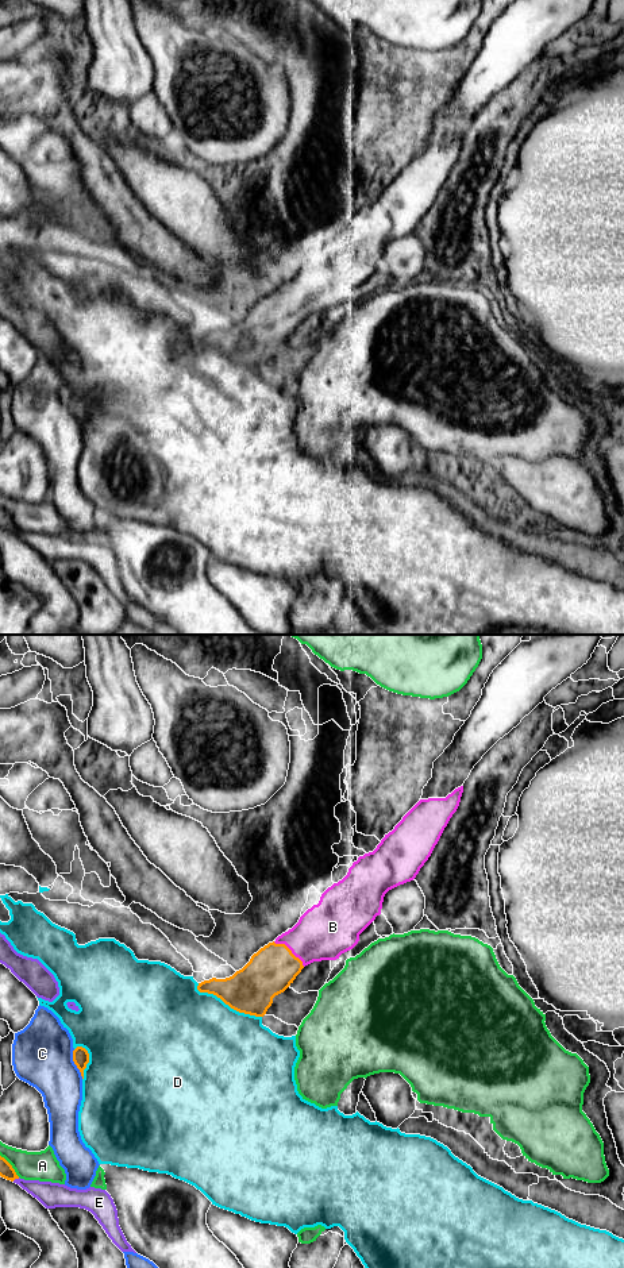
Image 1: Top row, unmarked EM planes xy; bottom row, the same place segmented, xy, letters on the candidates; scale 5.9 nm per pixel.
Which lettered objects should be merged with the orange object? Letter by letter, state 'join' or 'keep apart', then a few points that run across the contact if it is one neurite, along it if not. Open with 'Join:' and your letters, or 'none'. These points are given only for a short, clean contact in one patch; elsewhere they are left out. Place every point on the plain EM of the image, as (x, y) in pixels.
Join: B
A: keep apart
B: join; line xy (270, 323), (289, 301), (297, 300), (326, 282)
C: keep apart
D: keep apart
E: keep apart

